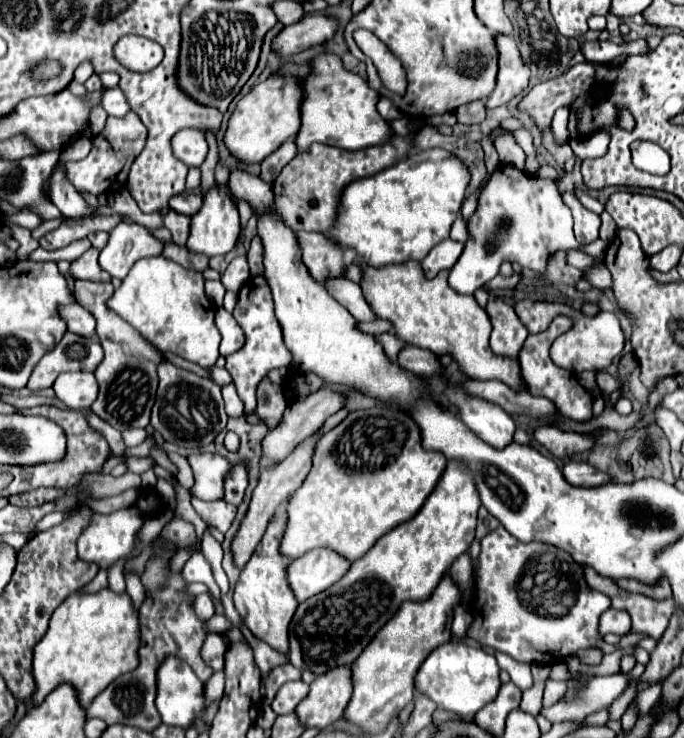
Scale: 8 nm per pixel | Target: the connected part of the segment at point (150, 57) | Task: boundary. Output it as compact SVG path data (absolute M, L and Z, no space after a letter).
M126 35L116 43L114 57L120 65L135 72L147 72L162 61L162 47L146 37Z

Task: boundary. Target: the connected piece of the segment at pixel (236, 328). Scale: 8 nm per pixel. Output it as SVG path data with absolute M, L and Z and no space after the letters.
M223 307L215 312L215 325L221 335L220 356L232 355L244 345L245 335L241 327L236 323L232 313L229 313Z

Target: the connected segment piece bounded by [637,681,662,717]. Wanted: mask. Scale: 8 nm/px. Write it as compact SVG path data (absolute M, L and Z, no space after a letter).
M662 681L641 691L637 697L638 717L647 713L657 703L661 695Z

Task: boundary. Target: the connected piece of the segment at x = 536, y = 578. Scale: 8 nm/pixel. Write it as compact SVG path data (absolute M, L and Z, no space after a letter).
M502 527L488 533L482 539L482 551L478 557L478 577L476 577L476 603L474 603L474 621L468 631L468 637L480 641L484 647L508 653L512 659L522 663L546 663L562 661L570 655L576 655L580 649L598 647L604 653L612 653L608 643L598 631L600 615L610 609L610 597L592 591L584 579L582 565L574 563L566 551L546 545L546 543L518 543Z

